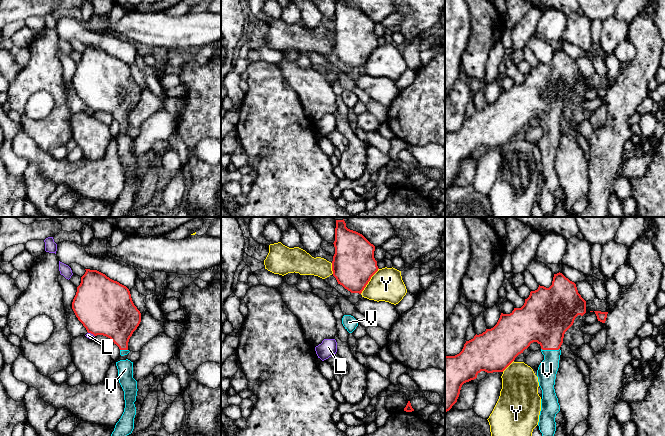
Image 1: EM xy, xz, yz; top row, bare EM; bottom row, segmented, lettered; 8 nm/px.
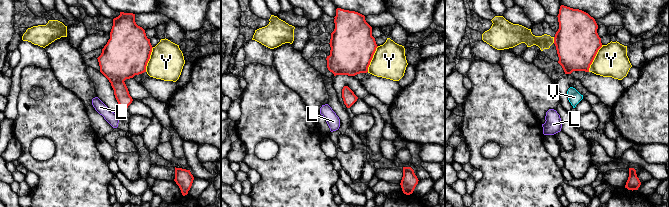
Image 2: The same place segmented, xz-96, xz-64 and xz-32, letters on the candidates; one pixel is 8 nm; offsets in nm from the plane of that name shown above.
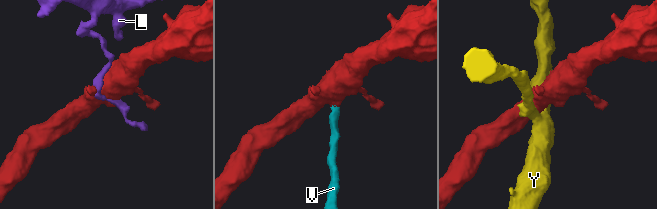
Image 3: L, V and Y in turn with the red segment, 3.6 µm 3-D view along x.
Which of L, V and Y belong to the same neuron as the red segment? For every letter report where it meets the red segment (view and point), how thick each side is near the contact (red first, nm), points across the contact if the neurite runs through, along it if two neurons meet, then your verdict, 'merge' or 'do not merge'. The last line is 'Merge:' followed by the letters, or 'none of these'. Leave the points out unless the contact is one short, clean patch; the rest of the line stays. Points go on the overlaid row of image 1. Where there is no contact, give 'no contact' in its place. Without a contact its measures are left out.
L: xy (91, 333) | 440/50 nm | do not merge
V: yz (550, 349) | 380/160 nm | merge
Y: xz (369, 280) | 340/260 nm | do not merge
Merge: V

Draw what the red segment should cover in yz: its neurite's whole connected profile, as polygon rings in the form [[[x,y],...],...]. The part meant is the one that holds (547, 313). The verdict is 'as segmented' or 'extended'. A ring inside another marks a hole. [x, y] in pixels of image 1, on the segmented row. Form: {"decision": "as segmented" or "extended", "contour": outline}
{"decision": "extended", "contour": [[[560,272],[554,274],[549,288],[539,285],[537,290],[530,292],[521,308],[514,308],[510,314],[501,313],[493,328],[486,329],[482,334],[476,334],[473,339],[466,341],[459,354],[445,356],[445,413],[457,402],[464,383],[476,379],[481,371],[503,372],[531,343],[537,342],[544,355],[544,360],[537,370],[538,382],[542,390],[538,426],[542,436],[554,436],[555,417],[560,411],[554,389],[561,355],[560,347],[565,332],[573,325],[575,318],[585,313],[586,301],[578,293],[576,284]]]}

